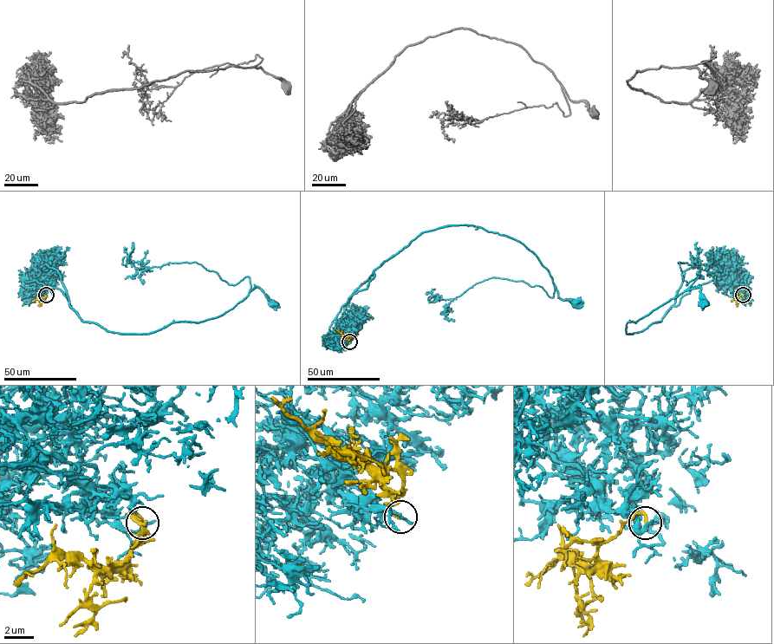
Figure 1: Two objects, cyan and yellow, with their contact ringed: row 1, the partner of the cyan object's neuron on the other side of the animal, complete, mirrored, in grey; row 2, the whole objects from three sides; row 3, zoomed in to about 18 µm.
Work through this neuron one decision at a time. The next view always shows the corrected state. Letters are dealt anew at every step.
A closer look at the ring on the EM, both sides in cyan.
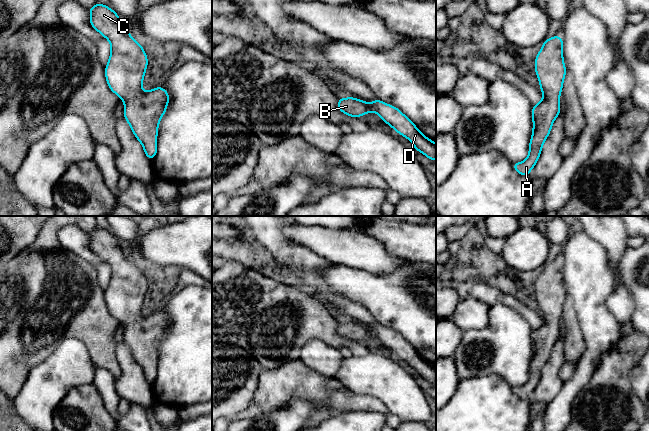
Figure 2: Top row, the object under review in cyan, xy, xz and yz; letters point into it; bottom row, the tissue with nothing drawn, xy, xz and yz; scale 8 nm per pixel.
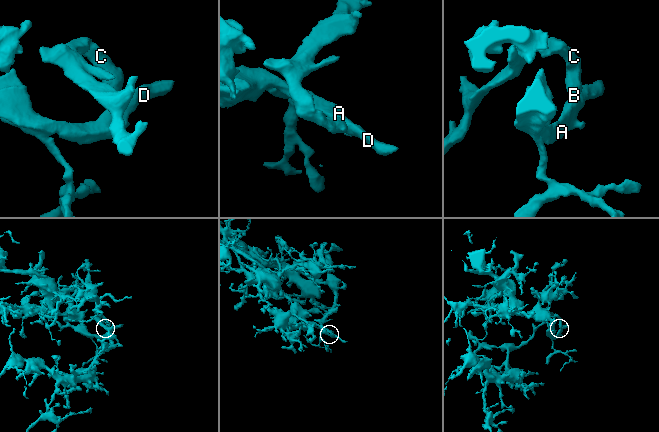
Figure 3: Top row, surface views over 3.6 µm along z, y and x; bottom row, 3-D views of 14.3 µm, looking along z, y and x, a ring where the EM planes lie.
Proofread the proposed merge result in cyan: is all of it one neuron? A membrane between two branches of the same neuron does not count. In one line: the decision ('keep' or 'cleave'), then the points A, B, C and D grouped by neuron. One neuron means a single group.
keep; A B C D

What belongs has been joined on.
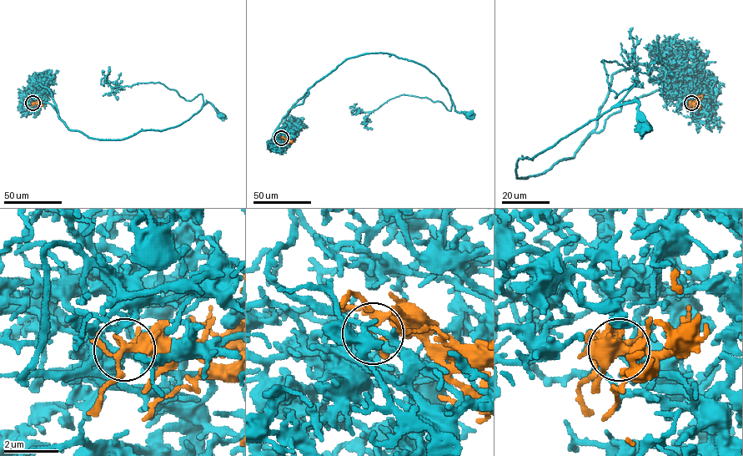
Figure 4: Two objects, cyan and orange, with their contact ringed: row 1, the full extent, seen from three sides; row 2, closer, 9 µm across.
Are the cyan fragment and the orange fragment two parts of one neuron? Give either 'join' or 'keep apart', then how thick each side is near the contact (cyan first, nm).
join; 240 nm thick on the cyan side, 220 nm on the other

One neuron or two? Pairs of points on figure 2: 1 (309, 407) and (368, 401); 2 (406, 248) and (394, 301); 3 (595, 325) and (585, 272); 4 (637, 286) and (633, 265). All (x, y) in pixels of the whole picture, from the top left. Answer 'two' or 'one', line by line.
1: one
2: two
3: one
4: one

